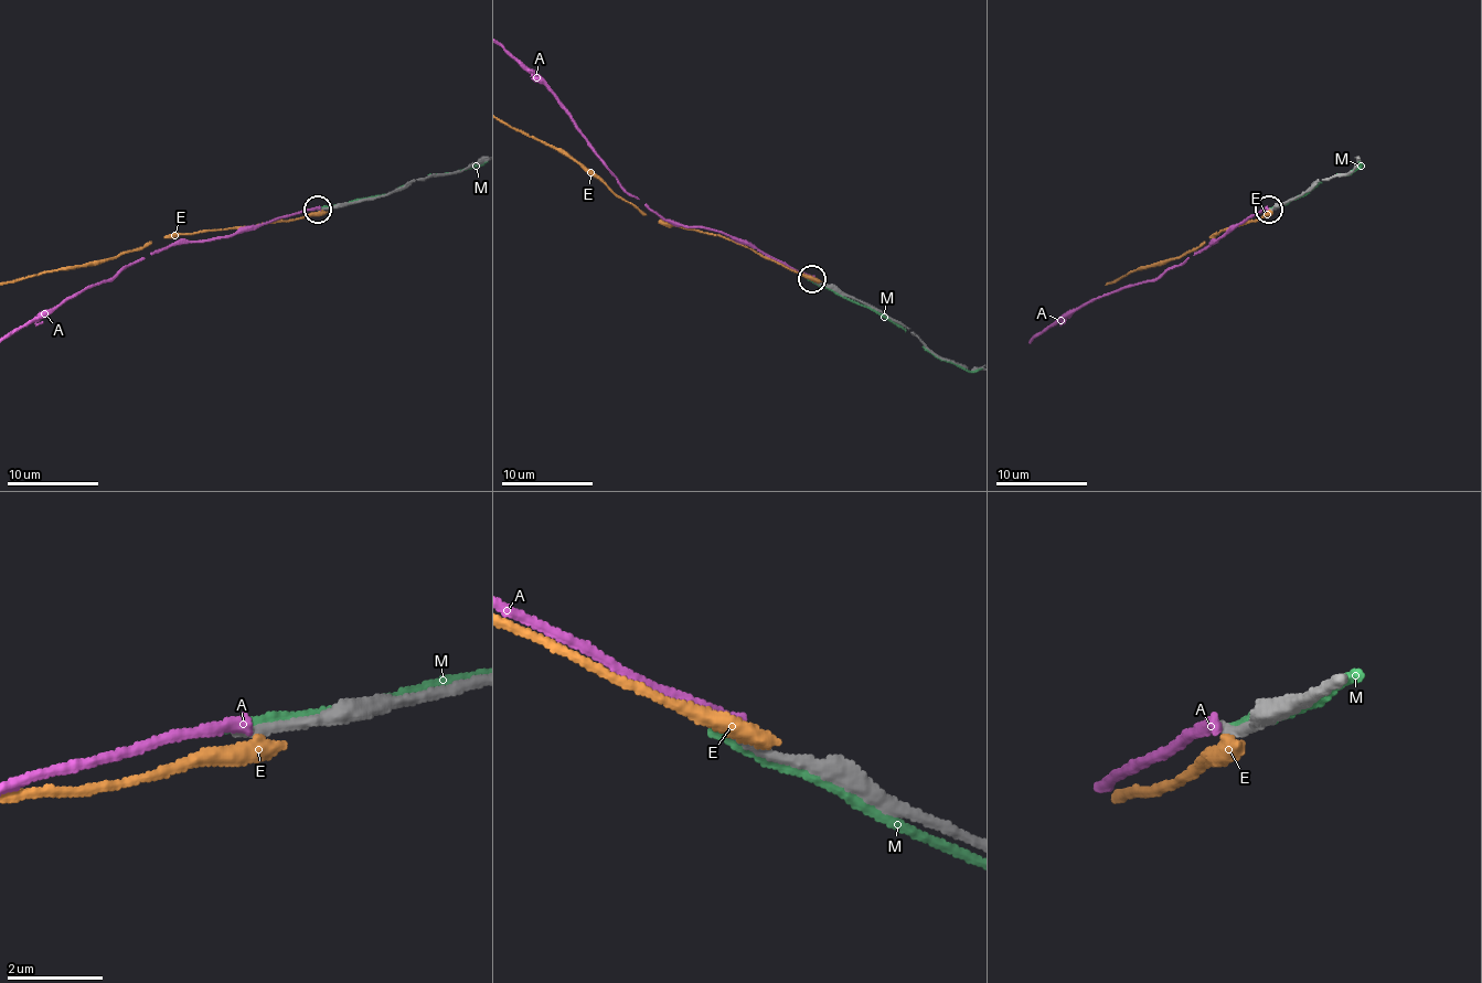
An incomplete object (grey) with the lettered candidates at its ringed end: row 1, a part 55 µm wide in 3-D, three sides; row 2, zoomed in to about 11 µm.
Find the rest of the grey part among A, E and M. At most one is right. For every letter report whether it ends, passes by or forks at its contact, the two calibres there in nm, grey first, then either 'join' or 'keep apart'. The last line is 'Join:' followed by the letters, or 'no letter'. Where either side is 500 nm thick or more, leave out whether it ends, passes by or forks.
A: it ends; calibres 200 and 240 nm; keep apart
E: it ends; calibres 240 and 480 nm; keep apart
M: it passes by; calibres 360 and 200 nm; keep apart
Join: no letter

